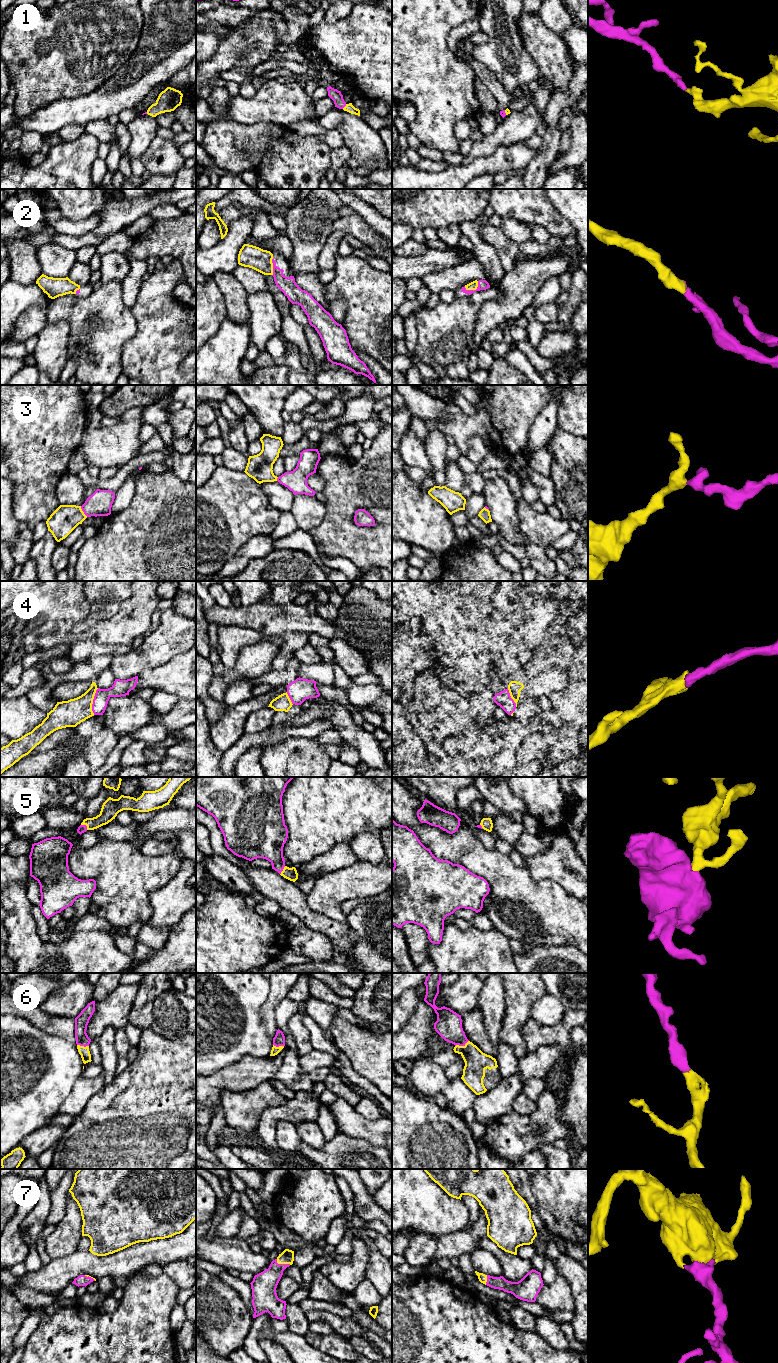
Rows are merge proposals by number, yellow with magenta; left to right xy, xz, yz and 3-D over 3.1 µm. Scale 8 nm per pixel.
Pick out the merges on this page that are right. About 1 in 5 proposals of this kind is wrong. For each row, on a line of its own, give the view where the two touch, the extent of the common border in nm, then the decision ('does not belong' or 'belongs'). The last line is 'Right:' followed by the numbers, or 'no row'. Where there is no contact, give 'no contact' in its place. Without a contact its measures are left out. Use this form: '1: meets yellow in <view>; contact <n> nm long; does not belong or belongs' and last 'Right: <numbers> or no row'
1: meets yellow in xz; contact 50 nm long; belongs
2: meets yellow in yz; contact 130 nm long; belongs
3: meets yellow in xy; contact 110 nm long; belongs
4: meets yellow in xy; contact 220 nm long; belongs
5: meets yellow in xy; contact 70 nm long; belongs
6: meets yellow in yz; contact 120 nm long; belongs
7: meets yellow in xz; contact 130 nm long; belongs
Right: 1, 2, 3, 4, 5, 6, 7

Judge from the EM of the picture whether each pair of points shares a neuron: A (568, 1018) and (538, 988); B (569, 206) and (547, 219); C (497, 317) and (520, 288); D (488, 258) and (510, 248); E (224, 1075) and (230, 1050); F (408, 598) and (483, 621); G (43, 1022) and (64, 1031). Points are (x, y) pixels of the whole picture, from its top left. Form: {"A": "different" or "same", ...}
{"A": "different", "B": "different", "C": "same", "D": "different", "E": "different", "F": "same", "G": "same"}

